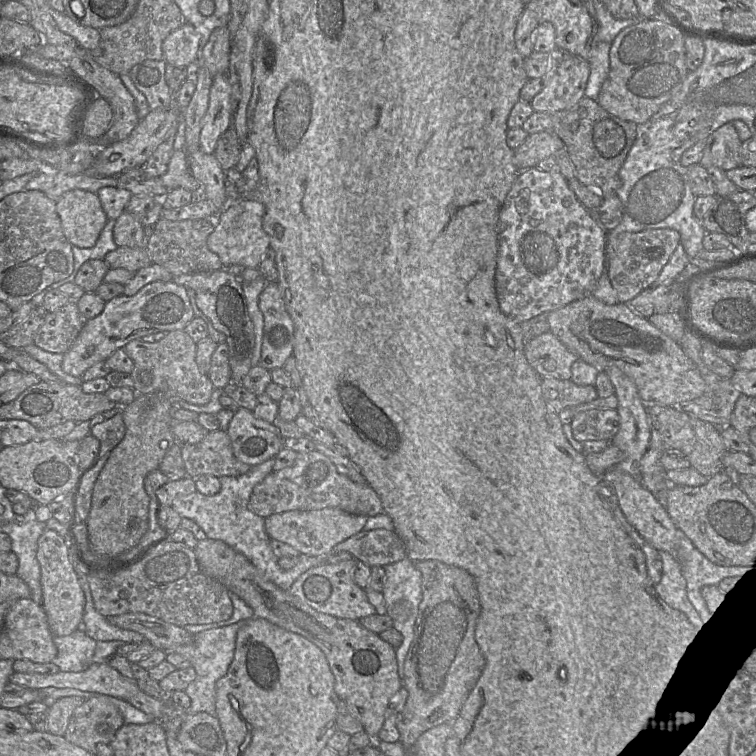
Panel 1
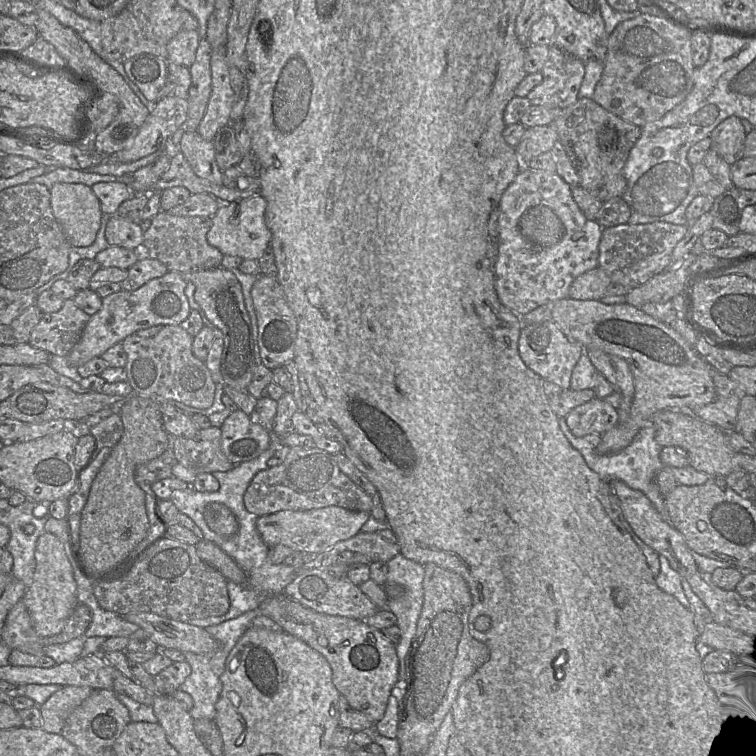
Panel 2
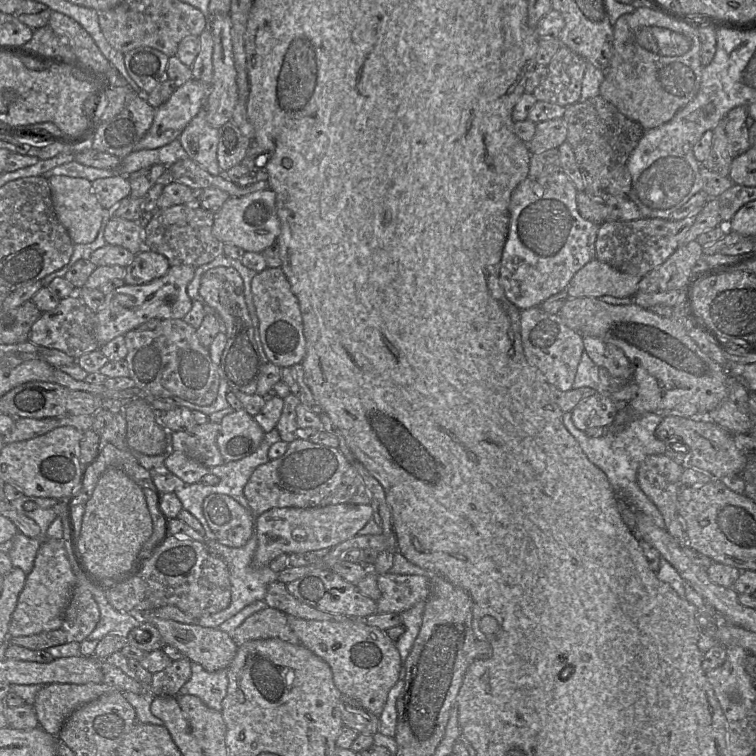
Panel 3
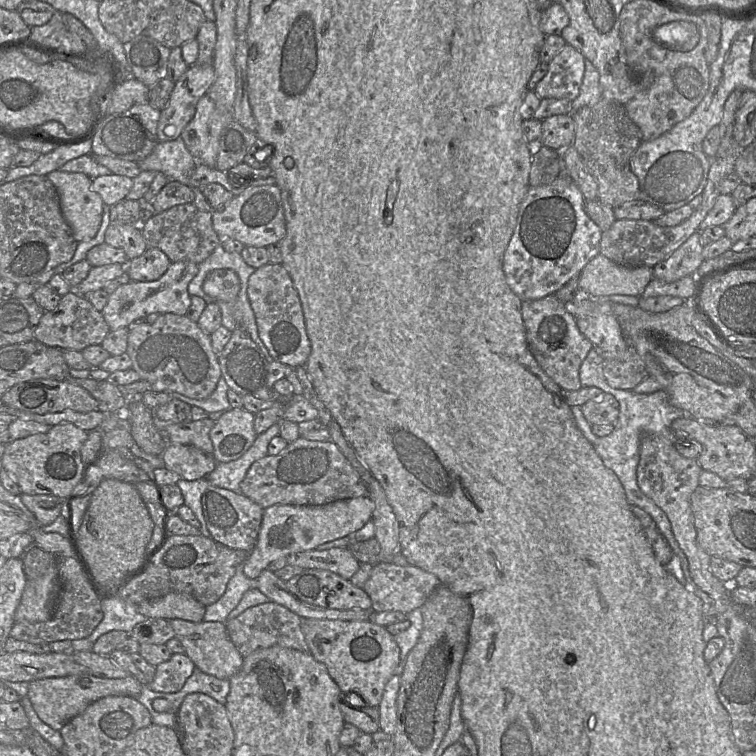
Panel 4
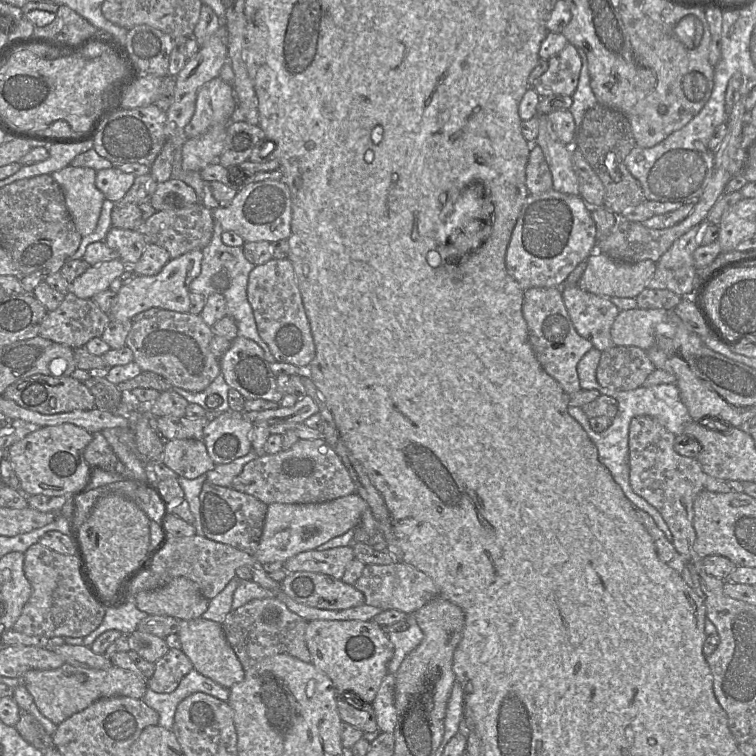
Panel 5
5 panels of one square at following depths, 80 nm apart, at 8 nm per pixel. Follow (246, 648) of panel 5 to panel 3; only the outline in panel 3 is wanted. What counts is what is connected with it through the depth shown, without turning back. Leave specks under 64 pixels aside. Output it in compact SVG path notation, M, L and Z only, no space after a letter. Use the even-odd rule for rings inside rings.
M270 607L249 616L235 629L231 639L237 647L249 641L265 639L279 639L293 645L300 645L298 637L287 622L287 615Z

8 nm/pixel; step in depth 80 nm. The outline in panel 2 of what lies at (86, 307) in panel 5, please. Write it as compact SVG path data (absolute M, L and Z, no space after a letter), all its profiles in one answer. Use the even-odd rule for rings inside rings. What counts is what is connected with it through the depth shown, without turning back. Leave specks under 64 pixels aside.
M73 299L64 300L59 311L43 313L28 343L49 354L67 357L80 340L90 317Z

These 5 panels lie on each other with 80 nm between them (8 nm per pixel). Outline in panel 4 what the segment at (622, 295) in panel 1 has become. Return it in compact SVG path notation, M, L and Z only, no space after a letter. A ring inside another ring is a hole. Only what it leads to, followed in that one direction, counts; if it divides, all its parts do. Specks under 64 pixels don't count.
M732 132L729 154L727 154L726 157L716 157L715 155L711 159L707 184L701 194L702 201L688 219L672 227L659 226L654 221L647 220L616 220L612 226L602 234L600 254L626 267L646 266L653 268L656 264L669 258L693 233L698 231L699 225L712 209L717 197L720 195L719 185L721 180L727 175L735 173L735 161L742 150L743 149L736 143Z

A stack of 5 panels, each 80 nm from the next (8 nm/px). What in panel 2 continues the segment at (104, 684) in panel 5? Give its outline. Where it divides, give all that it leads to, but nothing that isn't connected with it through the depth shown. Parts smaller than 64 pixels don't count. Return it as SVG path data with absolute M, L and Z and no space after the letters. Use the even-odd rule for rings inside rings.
M62 686L39 706L42 729L48 733L61 734L70 713L93 692L94 689L90 687Z

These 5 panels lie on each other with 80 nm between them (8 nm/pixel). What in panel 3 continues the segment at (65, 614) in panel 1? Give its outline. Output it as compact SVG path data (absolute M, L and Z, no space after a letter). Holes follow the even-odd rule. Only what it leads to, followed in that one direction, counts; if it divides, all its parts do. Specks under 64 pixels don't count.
M47 538L40 545L32 571L26 576L25 586L10 620L9 636L30 636L59 629L75 585L76 576L68 559L63 539Z

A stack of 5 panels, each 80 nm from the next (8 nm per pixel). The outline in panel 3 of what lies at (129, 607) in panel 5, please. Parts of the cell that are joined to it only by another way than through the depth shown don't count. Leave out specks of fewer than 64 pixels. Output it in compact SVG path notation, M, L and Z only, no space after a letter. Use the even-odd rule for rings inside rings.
M73 563L72 570L77 578L77 583L81 587L85 587L87 590L89 590L91 592L91 594L93 595L93 597L94 597L95 601L97 602L98 607L100 609L99 622L96 625L95 629L88 635L88 637L87 637L88 640L98 640L99 641L104 636L109 635L109 634L117 634L120 636L127 637L132 629L138 627L142 623L145 623L147 618L154 618L154 617L146 617L143 613L126 613L126 612L120 612L120 611L114 609L108 602L108 599L105 596L105 592L92 586L84 578L82 573L78 570L76 563Z

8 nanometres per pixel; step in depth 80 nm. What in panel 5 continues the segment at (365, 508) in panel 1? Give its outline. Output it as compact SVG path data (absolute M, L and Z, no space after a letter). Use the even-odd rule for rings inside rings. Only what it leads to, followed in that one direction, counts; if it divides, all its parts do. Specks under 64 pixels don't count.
M323 438L299 439L288 450L258 456L245 464L230 488L252 495L267 505L326 502L356 493L354 482L341 458Z

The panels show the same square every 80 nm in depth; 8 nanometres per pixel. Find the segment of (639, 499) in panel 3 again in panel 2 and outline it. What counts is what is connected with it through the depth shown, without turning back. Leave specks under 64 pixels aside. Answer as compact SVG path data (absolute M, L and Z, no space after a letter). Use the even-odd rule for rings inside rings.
M560 417L559 423L561 430L571 445L582 454L589 468L596 472L603 482L610 483L613 480L620 480L630 488L641 491L650 499L663 519L670 521L665 506L665 497L661 494L656 483L656 476L664 467L660 460L660 453L663 447L659 445L654 438L655 428L651 421L639 430L632 442L626 448L619 452L606 455L598 454L583 437L575 436L567 424L566 417Z

